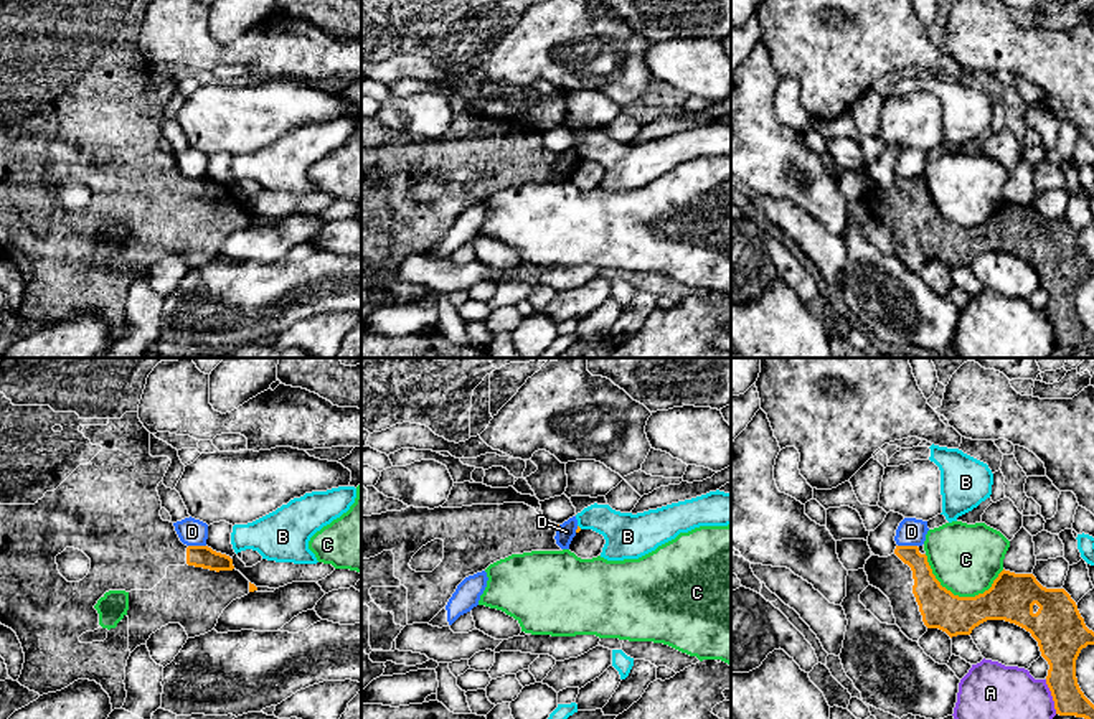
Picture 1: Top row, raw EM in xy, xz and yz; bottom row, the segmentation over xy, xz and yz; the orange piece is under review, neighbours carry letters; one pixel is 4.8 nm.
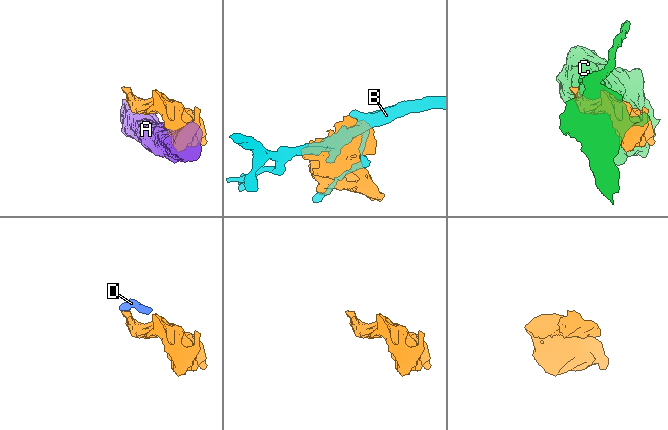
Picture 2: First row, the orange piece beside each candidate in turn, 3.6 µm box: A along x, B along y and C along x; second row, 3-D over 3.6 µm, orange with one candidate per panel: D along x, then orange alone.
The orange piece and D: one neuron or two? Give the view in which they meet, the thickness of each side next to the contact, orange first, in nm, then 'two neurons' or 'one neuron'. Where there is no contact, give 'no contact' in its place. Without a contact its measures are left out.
meets orange in yz; 140 nm thick on the orange side, 140 nm on the other; two neurons

